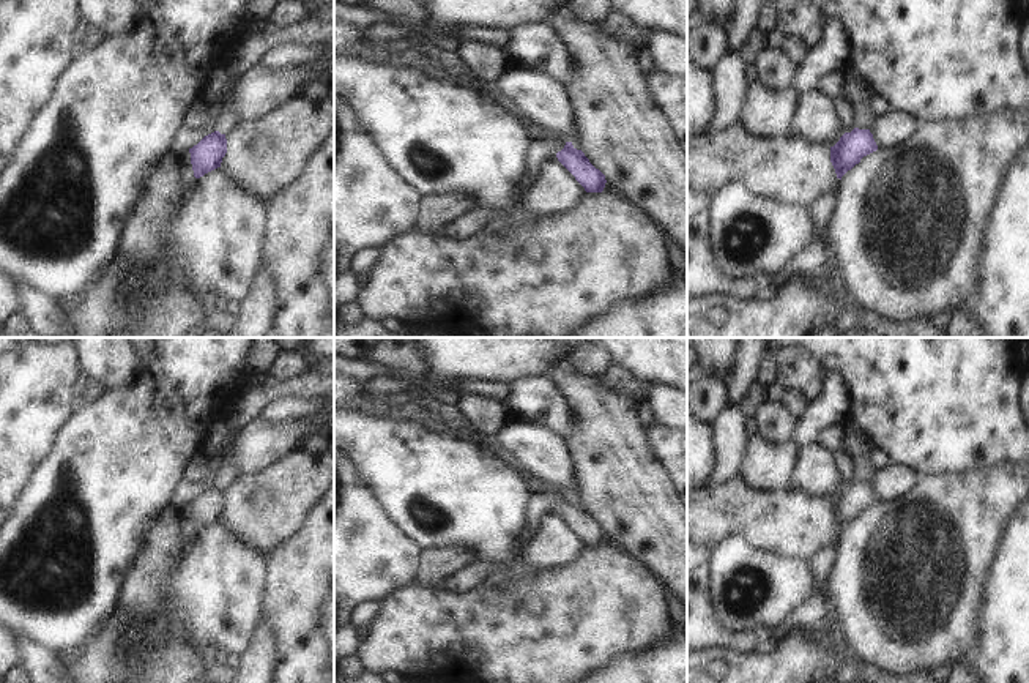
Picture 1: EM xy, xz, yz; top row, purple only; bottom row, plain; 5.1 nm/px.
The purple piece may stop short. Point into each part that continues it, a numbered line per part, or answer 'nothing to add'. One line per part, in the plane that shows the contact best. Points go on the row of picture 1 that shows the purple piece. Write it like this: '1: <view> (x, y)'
nothing to add.

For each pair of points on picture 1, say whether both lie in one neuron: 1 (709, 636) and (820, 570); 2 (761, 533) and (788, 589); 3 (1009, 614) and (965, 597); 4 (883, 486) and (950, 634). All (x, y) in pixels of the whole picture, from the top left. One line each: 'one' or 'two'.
1: two
2: two
3: two
4: two

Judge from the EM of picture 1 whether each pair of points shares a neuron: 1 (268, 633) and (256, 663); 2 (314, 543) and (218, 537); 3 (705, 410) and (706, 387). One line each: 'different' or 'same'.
1: same
2: different
3: same

